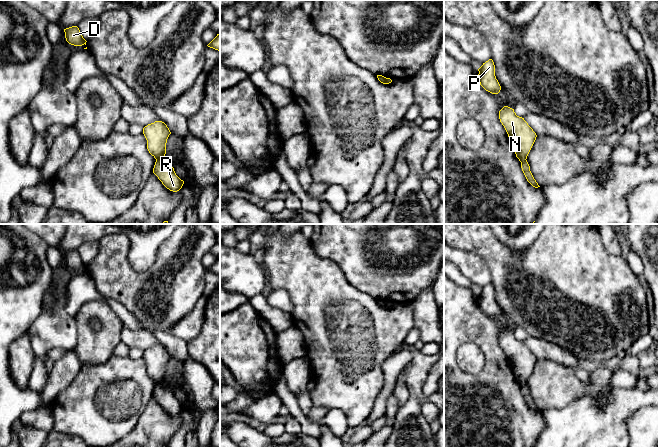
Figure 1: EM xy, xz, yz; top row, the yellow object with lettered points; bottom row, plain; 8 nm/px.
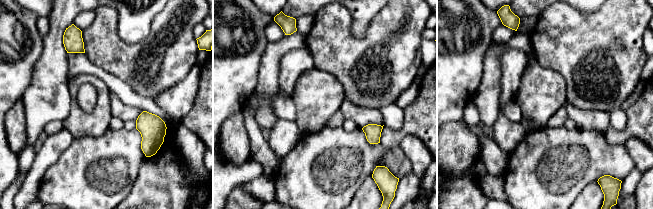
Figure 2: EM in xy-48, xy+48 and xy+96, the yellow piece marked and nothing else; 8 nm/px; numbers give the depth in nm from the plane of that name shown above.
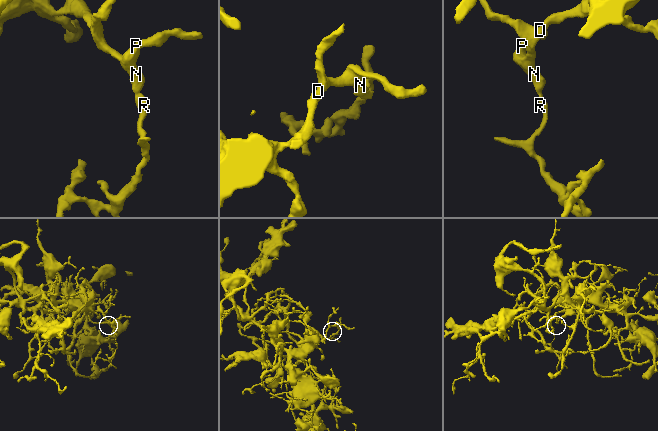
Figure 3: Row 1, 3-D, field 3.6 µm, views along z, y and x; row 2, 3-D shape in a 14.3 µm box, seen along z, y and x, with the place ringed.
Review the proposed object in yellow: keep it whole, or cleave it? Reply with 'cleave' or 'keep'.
cleave

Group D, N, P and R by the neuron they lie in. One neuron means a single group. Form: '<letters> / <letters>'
D N P / R

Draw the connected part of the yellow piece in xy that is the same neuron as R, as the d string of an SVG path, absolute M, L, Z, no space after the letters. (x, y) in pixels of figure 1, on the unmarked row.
M165 382L156 384L153 397L170 415L177 416L184 408L184 405L176 399L171 387Z

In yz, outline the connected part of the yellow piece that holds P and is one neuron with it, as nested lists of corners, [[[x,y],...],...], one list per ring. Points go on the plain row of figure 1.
[[[489,283],[478,293],[480,309],[492,318],[498,318],[501,310],[495,300],[495,289],[492,283]]]

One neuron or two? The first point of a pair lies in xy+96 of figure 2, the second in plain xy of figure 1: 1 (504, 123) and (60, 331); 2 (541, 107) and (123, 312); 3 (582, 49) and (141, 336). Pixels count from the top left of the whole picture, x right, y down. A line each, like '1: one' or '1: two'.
1: two
2: two
3: two

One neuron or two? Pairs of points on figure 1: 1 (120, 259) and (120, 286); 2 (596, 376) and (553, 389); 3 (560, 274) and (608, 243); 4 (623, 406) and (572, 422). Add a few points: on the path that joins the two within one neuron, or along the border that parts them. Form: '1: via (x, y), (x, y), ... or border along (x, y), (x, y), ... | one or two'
1: via (120, 266), (120, 279) | one
2: via (590, 388), (565, 388) | one
3: border along (599, 234), (604, 249), (613, 256), (620, 256) | two
4: via (610, 415), (603, 422), (585, 422) | one

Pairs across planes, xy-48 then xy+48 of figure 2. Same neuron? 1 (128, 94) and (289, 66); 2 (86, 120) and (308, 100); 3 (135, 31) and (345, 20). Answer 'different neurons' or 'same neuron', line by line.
1: same neuron
2: same neuron
3: different neurons

